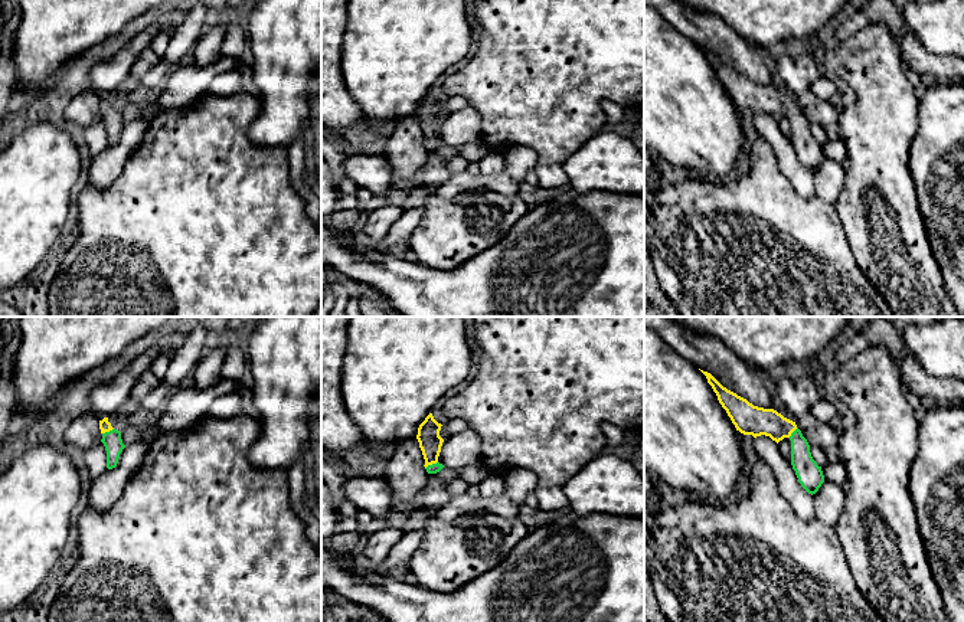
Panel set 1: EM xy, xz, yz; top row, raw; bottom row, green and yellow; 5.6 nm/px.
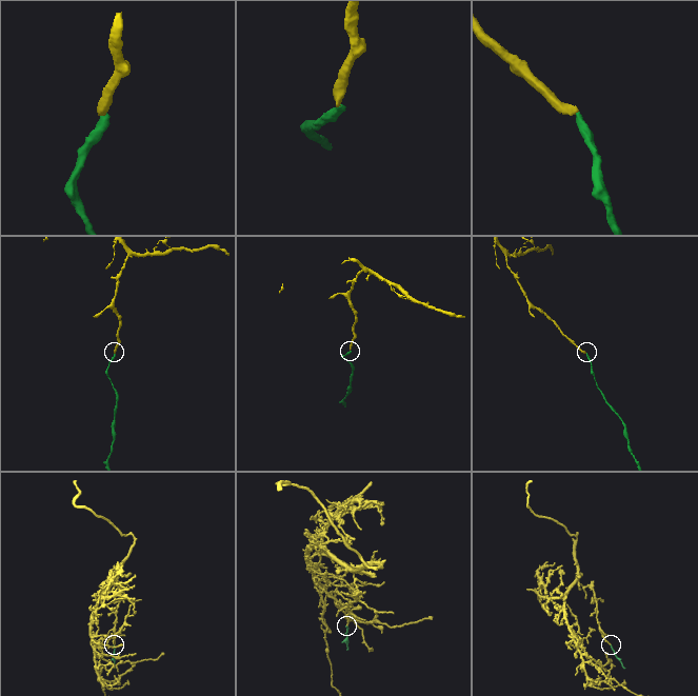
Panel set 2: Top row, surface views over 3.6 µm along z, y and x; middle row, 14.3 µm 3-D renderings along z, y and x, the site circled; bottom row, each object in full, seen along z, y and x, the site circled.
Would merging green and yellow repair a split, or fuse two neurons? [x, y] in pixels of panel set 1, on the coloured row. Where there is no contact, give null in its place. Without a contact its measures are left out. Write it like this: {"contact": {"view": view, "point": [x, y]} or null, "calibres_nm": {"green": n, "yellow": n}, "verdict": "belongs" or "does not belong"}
{"contact": {"view": "xz", "point": [433, 464]}, "calibres_nm": {"green": 60, "yellow": 130}, "verdict": "belongs"}

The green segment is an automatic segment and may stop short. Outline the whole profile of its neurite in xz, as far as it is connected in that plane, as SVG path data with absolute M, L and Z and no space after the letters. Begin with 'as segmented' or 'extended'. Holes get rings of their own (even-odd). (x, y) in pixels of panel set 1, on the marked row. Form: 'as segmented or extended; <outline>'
extended; M432 413L418 428L416 439L425 459L425 469L428 474L439 472L444 465L438 462L444 439L439 436L441 423L438 423Z

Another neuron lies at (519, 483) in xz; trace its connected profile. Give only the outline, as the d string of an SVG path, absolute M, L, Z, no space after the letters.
M510 469L503 474L506 485L506 497L517 507L525 504L526 497L535 492L537 487L537 478L533 472L526 469Z

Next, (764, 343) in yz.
M674 317L684 328L712 335L729 347L751 369L765 374L787 361L804 361L818 353L840 333L847 331L850 317Z

